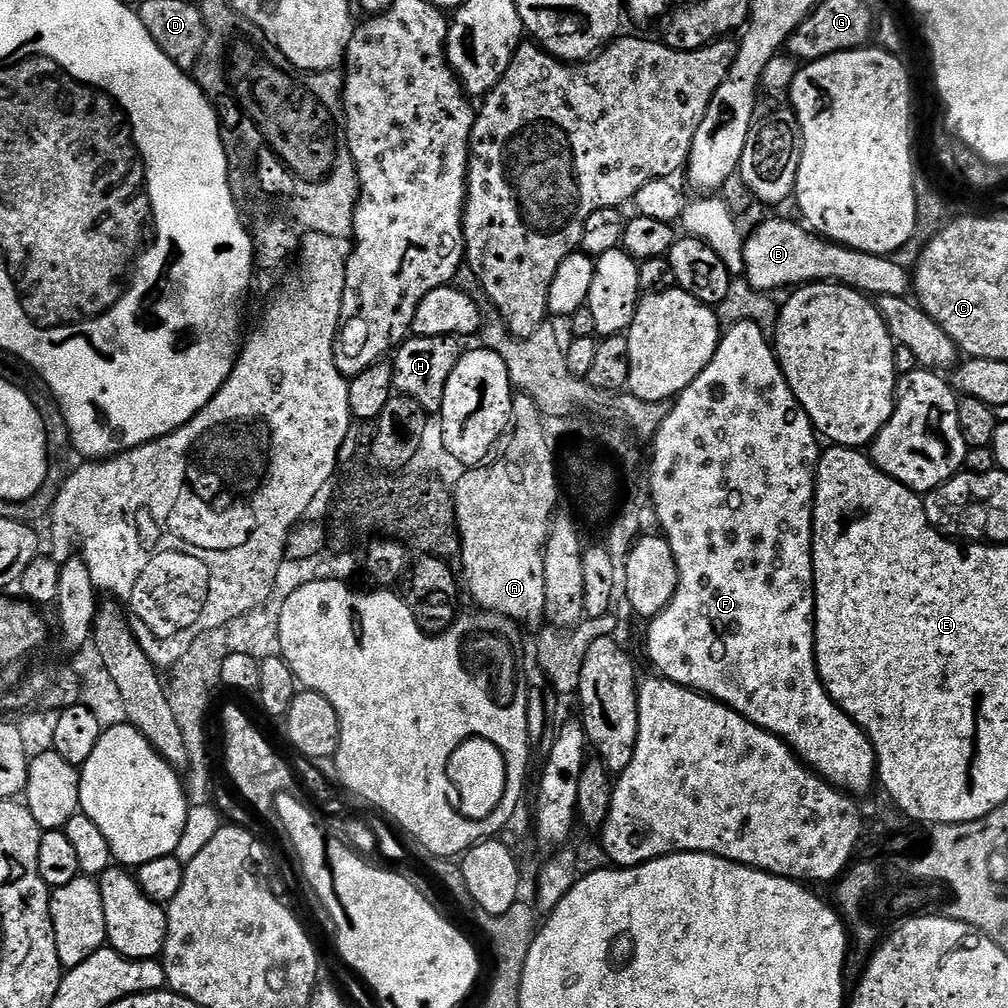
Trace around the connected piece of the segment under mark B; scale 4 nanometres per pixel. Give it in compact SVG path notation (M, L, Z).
M768 220L760 224L752 233L747 233L744 241L745 268L743 275L754 290L767 294L775 293L775 288L795 289L797 286L814 284L817 282L831 282L833 284L845 284L856 292L862 292L869 298L877 296L889 296L898 298L908 296L914 284L914 276L900 264L895 264L895 259L886 256L875 256L859 252L853 248L845 248L842 244L833 244L831 240L821 238L813 234L807 227L799 223L791 224L788 220Z

